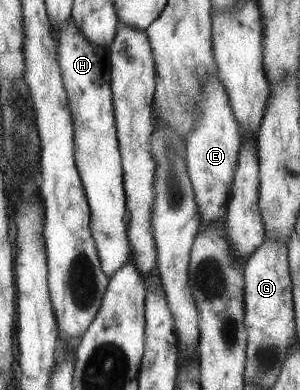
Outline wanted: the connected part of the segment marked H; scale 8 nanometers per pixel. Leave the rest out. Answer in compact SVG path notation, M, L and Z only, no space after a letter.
M72 20L59 23L54 33L57 61L73 130L73 157L77 173L89 206L89 229L97 248L100 268L111 279L130 258L130 243L126 237L126 205L122 184L122 167L115 131L110 70L103 47L91 45Z

